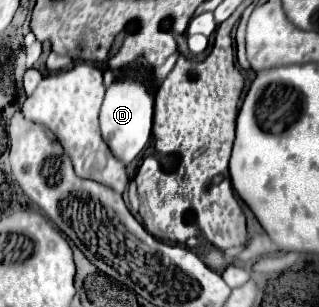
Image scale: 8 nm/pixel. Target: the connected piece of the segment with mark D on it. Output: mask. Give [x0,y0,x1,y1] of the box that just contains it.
[100,80,154,164]

